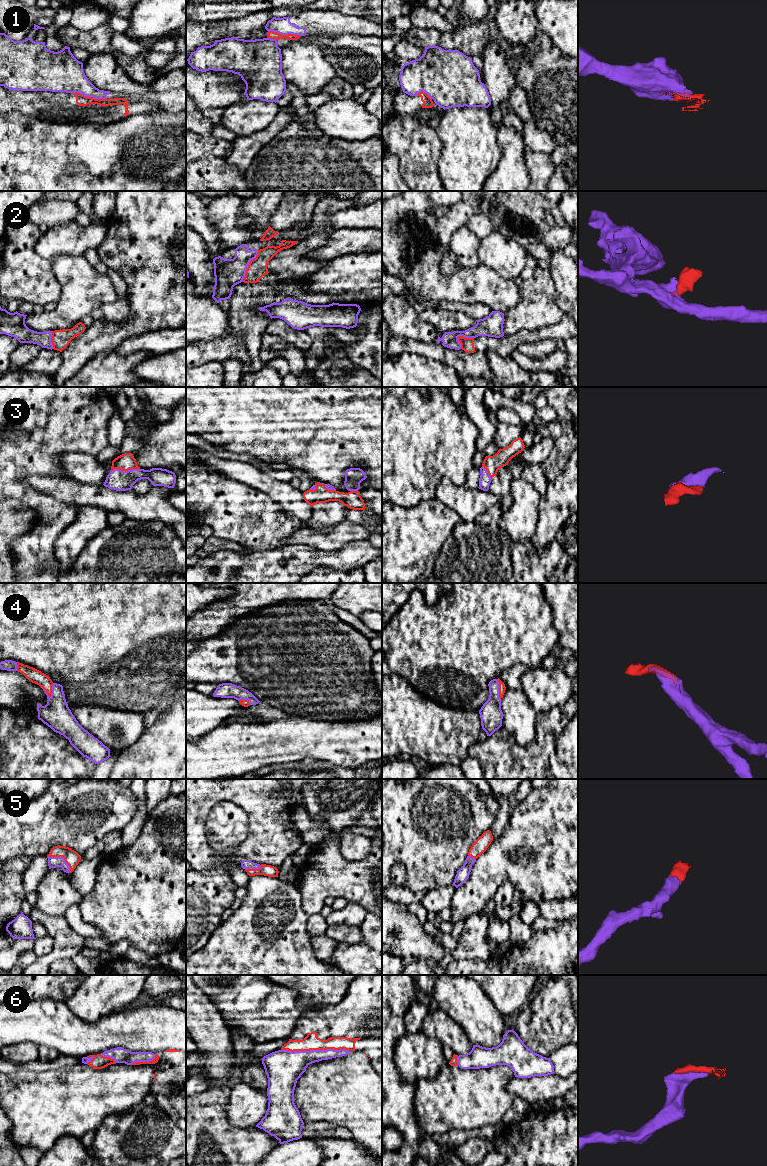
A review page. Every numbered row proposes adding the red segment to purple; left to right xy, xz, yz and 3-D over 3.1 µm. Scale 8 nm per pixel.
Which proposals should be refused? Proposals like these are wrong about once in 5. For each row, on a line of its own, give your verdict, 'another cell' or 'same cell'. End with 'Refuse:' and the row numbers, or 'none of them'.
1: another cell
2: another cell
3: same cell
4: same cell
5: same cell
6: same cell
Refuse: 1, 2

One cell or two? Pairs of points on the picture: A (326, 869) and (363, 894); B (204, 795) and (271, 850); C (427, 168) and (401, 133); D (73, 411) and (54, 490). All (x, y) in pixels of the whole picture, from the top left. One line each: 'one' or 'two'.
A: one
B: one
C: one
D: two

